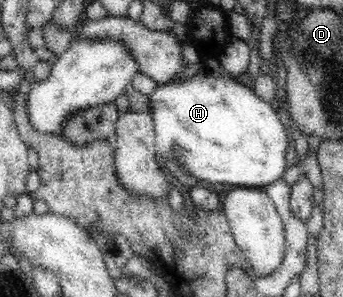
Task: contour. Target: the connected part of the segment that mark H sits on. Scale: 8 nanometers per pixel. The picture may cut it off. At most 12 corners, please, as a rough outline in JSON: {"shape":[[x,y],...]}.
{"shape":[[207,77],[148,95],[155,148],[201,184],[282,180],[277,110]]}

